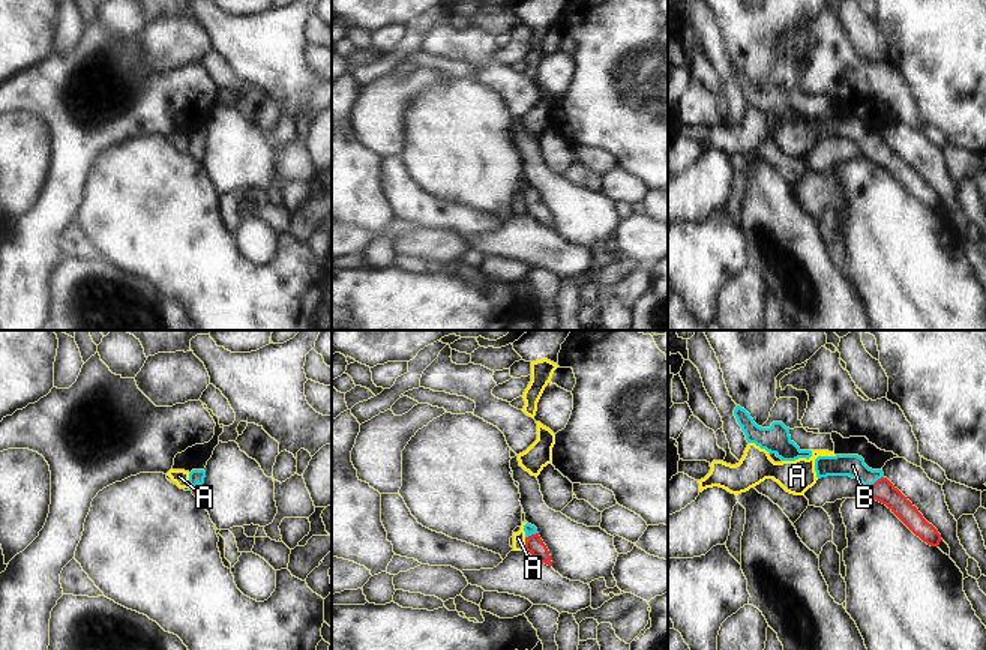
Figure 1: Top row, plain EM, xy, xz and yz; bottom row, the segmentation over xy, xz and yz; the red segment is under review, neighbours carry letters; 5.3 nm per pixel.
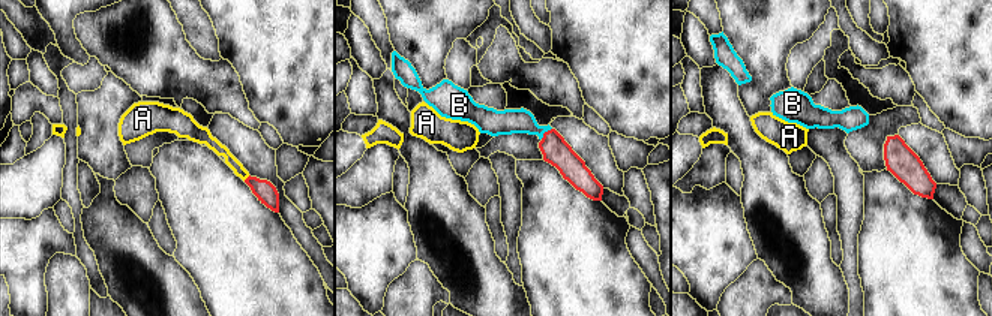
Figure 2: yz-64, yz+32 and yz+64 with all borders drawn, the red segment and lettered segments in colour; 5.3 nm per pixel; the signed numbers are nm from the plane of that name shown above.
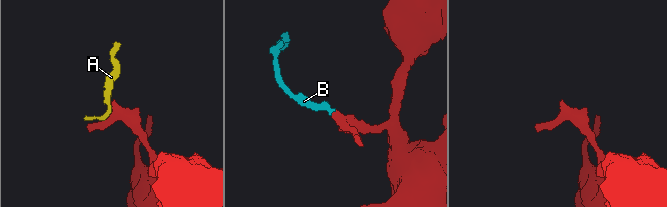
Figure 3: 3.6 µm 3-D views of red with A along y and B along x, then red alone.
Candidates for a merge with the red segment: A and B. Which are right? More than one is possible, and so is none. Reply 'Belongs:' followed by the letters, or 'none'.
Belongs: B

